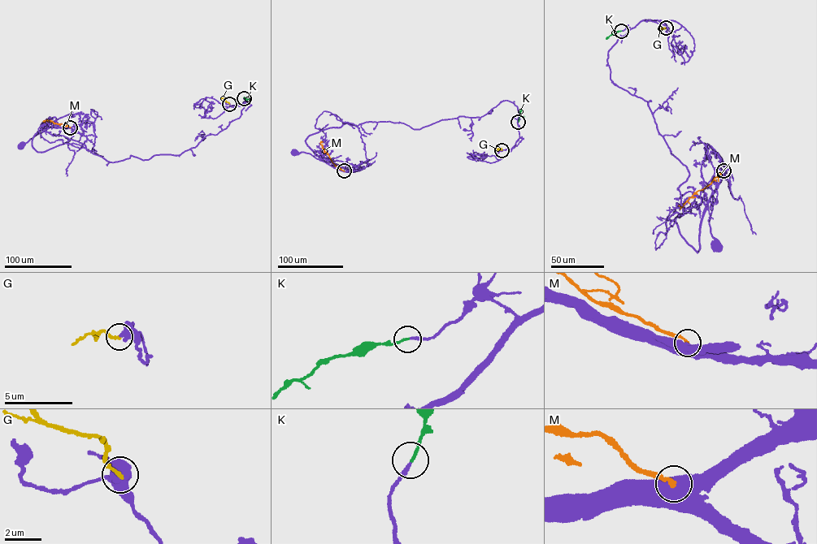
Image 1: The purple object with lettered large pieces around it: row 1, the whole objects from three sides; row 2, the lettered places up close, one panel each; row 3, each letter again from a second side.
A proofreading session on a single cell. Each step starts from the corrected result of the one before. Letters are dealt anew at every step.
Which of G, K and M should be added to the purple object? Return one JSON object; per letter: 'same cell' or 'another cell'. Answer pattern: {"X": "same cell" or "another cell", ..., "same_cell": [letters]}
{"G": "another cell", "K": "same cell", "M": "another cell", "same_cell": ["K"]}

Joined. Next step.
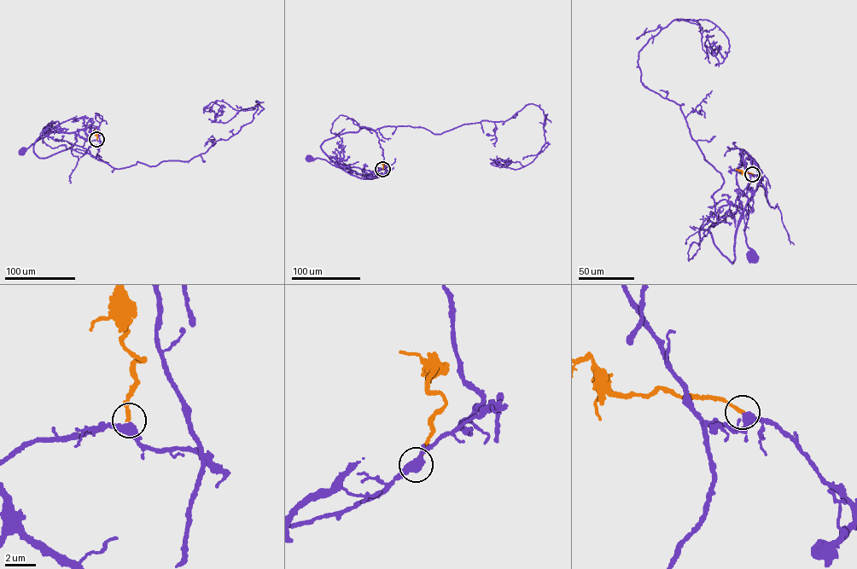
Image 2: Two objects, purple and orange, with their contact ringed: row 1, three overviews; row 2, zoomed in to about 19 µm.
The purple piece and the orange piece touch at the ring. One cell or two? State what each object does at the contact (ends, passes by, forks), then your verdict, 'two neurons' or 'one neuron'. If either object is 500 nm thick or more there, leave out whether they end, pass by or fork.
purple passes by; orange ends there; two neurons

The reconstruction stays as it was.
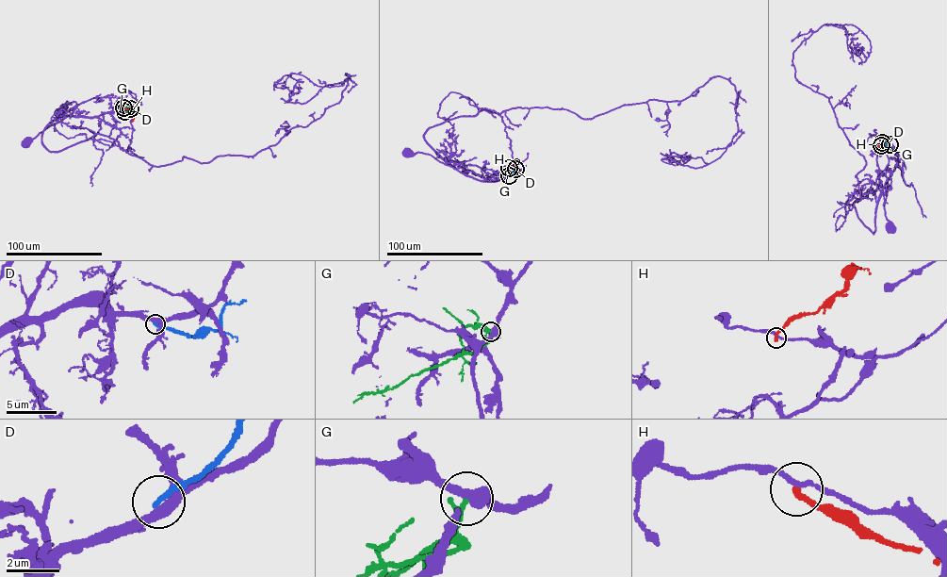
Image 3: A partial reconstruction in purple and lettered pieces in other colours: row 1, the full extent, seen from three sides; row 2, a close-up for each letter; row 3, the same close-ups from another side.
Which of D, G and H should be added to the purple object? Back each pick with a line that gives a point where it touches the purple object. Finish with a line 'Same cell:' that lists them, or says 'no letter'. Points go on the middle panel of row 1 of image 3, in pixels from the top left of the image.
Same cell: no letter

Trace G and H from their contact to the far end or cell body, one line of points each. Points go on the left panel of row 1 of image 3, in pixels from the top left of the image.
G: (131, 108), (118, 115)
H: (123, 107), (135, 116), (132, 122)

